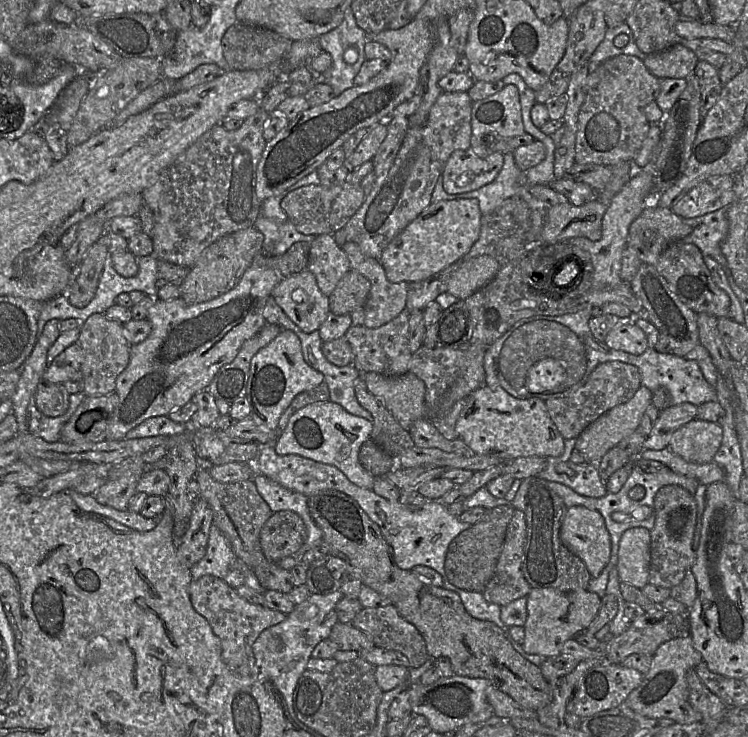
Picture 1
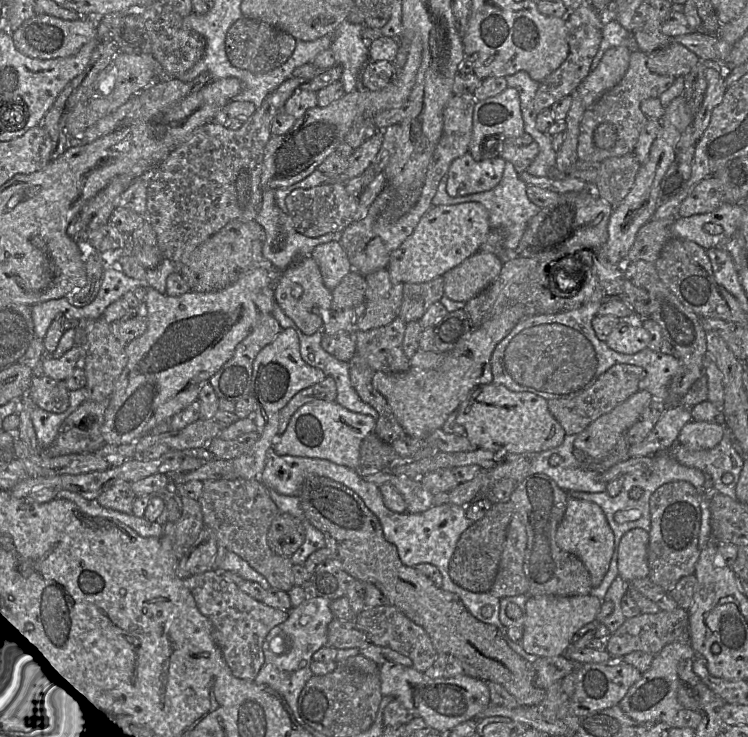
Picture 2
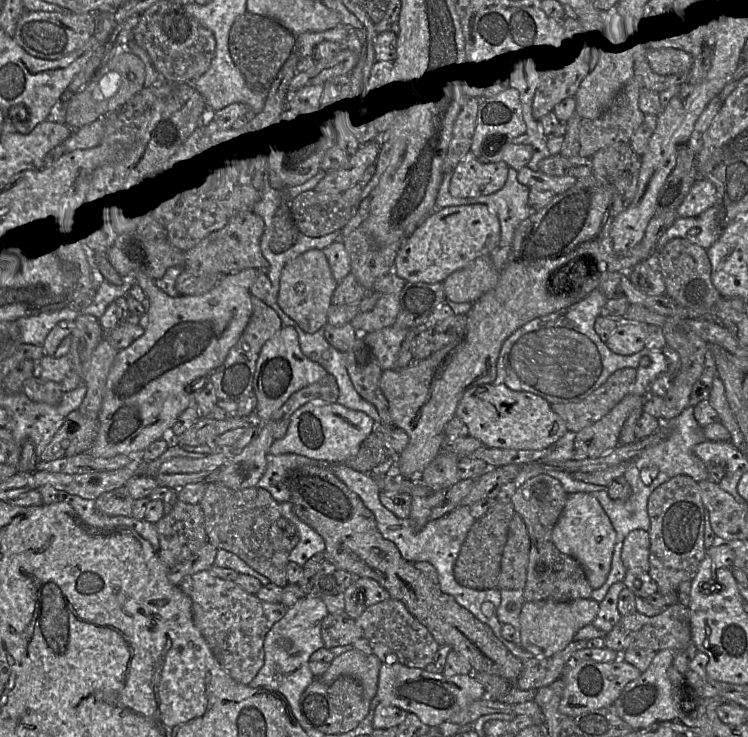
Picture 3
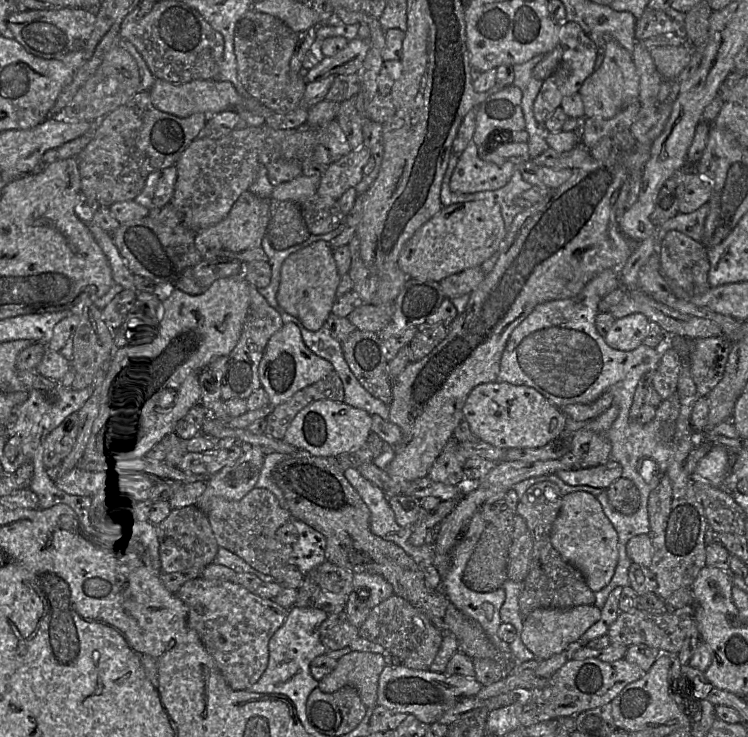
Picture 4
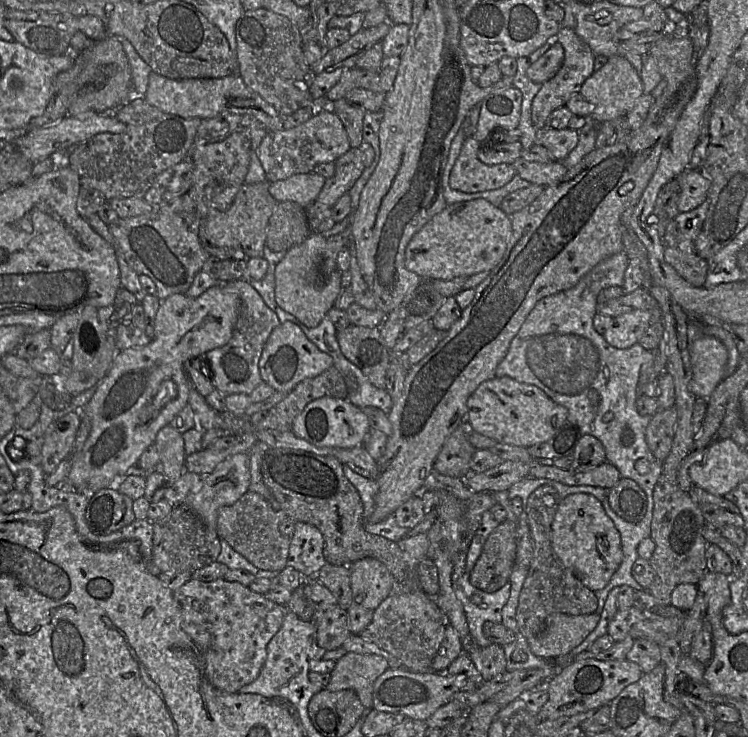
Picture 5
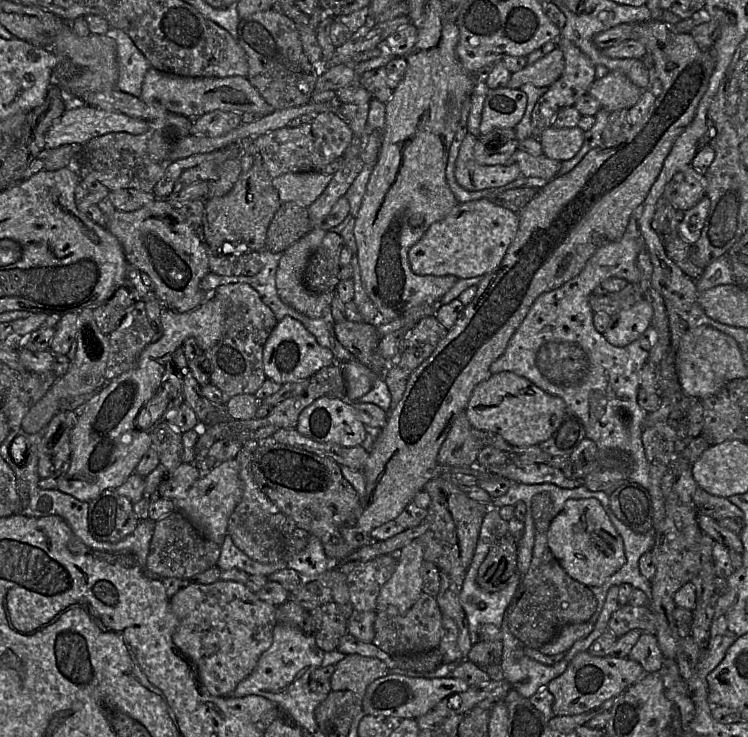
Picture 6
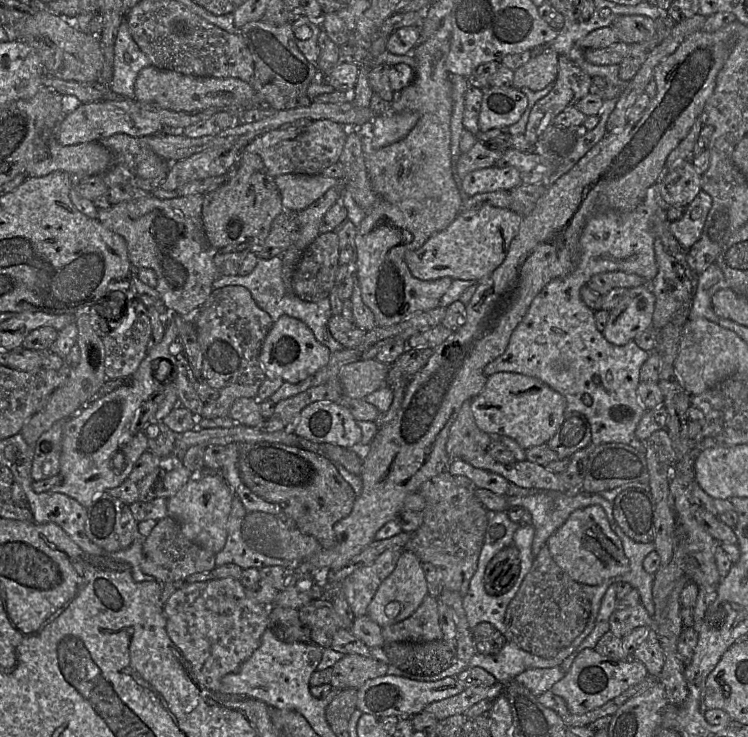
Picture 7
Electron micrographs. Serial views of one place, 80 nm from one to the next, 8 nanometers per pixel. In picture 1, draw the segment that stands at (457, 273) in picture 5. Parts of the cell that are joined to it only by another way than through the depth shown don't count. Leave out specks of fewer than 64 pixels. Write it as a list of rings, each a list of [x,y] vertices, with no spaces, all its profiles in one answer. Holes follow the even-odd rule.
[[[477,199],[431,203],[383,250],[379,261],[387,279],[392,283],[418,282],[460,261],[479,238],[481,218]]]

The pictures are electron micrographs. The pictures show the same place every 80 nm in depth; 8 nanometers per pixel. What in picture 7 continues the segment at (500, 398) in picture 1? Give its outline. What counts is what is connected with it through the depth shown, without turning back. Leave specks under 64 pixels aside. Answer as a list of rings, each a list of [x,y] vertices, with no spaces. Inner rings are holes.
[[[498,372],[488,377],[484,389],[471,400],[476,425],[494,437],[513,439],[526,450],[546,444],[556,433],[567,406],[563,395],[539,379],[514,372]]]

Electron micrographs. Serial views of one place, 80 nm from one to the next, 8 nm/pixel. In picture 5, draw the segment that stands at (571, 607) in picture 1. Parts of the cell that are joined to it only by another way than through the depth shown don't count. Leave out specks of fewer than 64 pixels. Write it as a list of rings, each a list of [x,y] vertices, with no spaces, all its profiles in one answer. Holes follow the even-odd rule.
[[[555,613],[547,617],[544,629],[536,636],[527,638],[531,651],[540,658],[556,659],[566,656],[582,643],[596,628],[600,615]]]

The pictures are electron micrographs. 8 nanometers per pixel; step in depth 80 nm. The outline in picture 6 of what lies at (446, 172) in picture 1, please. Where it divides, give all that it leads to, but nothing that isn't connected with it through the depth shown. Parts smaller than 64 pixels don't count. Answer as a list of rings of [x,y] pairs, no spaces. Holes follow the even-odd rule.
[[[467,133],[463,139],[455,164],[455,179],[468,191],[479,191],[507,185],[521,176],[518,166],[481,165],[475,161],[476,136]]]

